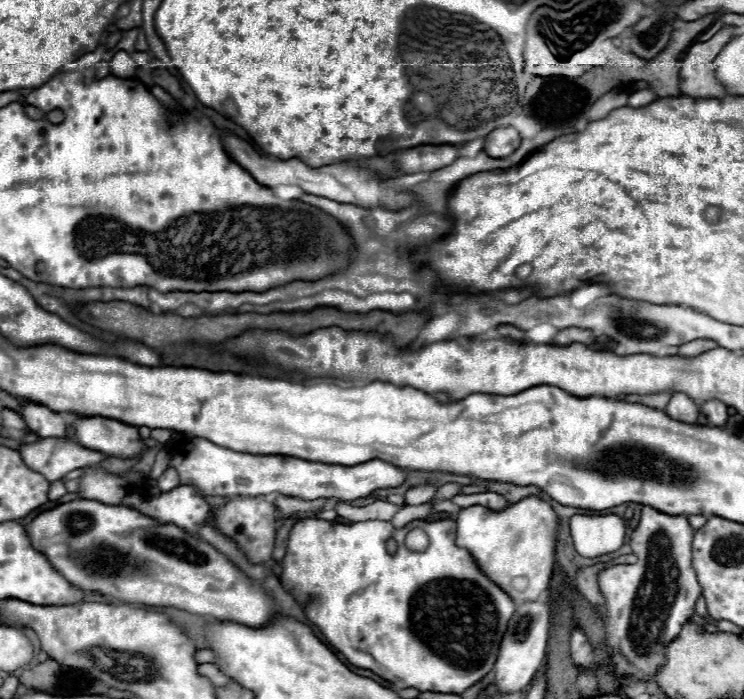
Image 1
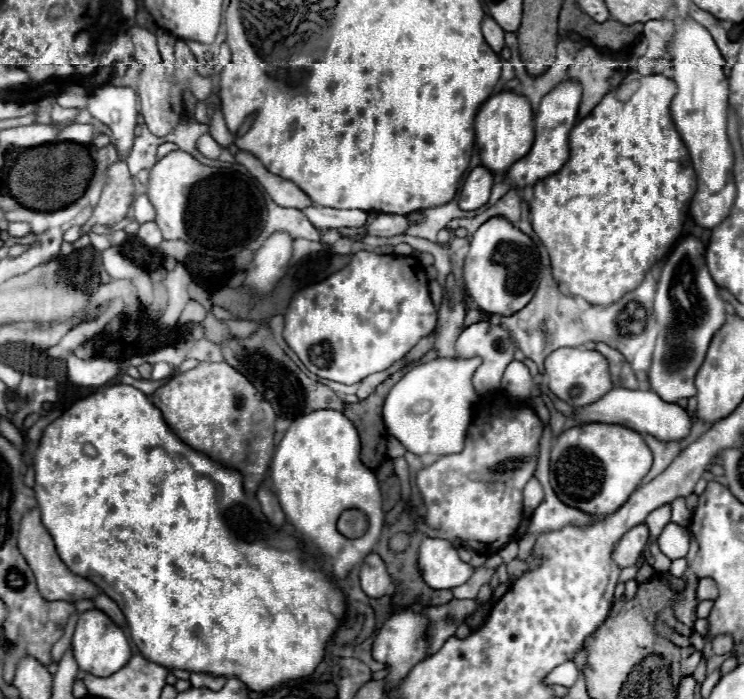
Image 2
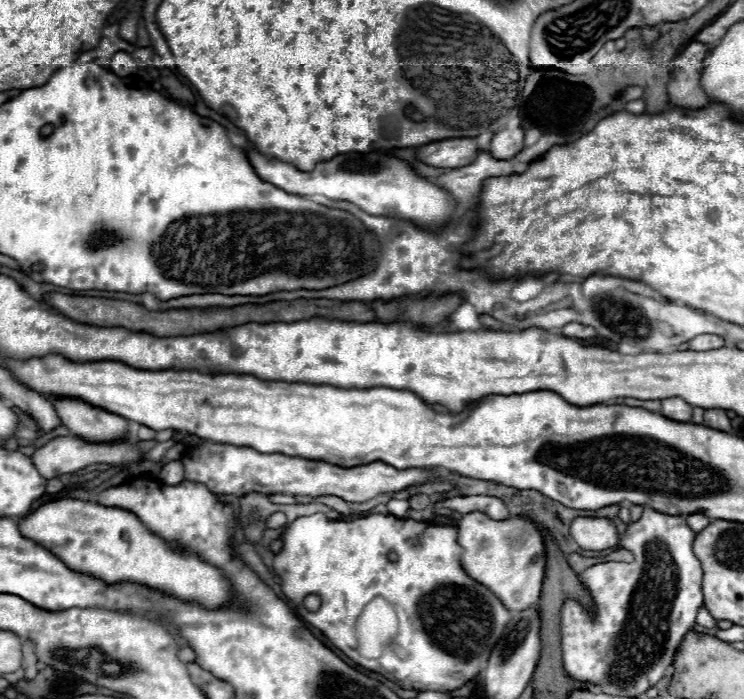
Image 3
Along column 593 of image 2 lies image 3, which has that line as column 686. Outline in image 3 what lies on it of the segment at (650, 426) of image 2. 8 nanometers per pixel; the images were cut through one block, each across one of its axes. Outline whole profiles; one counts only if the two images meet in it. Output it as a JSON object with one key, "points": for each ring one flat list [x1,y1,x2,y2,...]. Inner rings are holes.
{"points":[[666,398,662,402,660,414,670,420,676,420,676,422,690,422,692,420,692,406,680,398]]}

